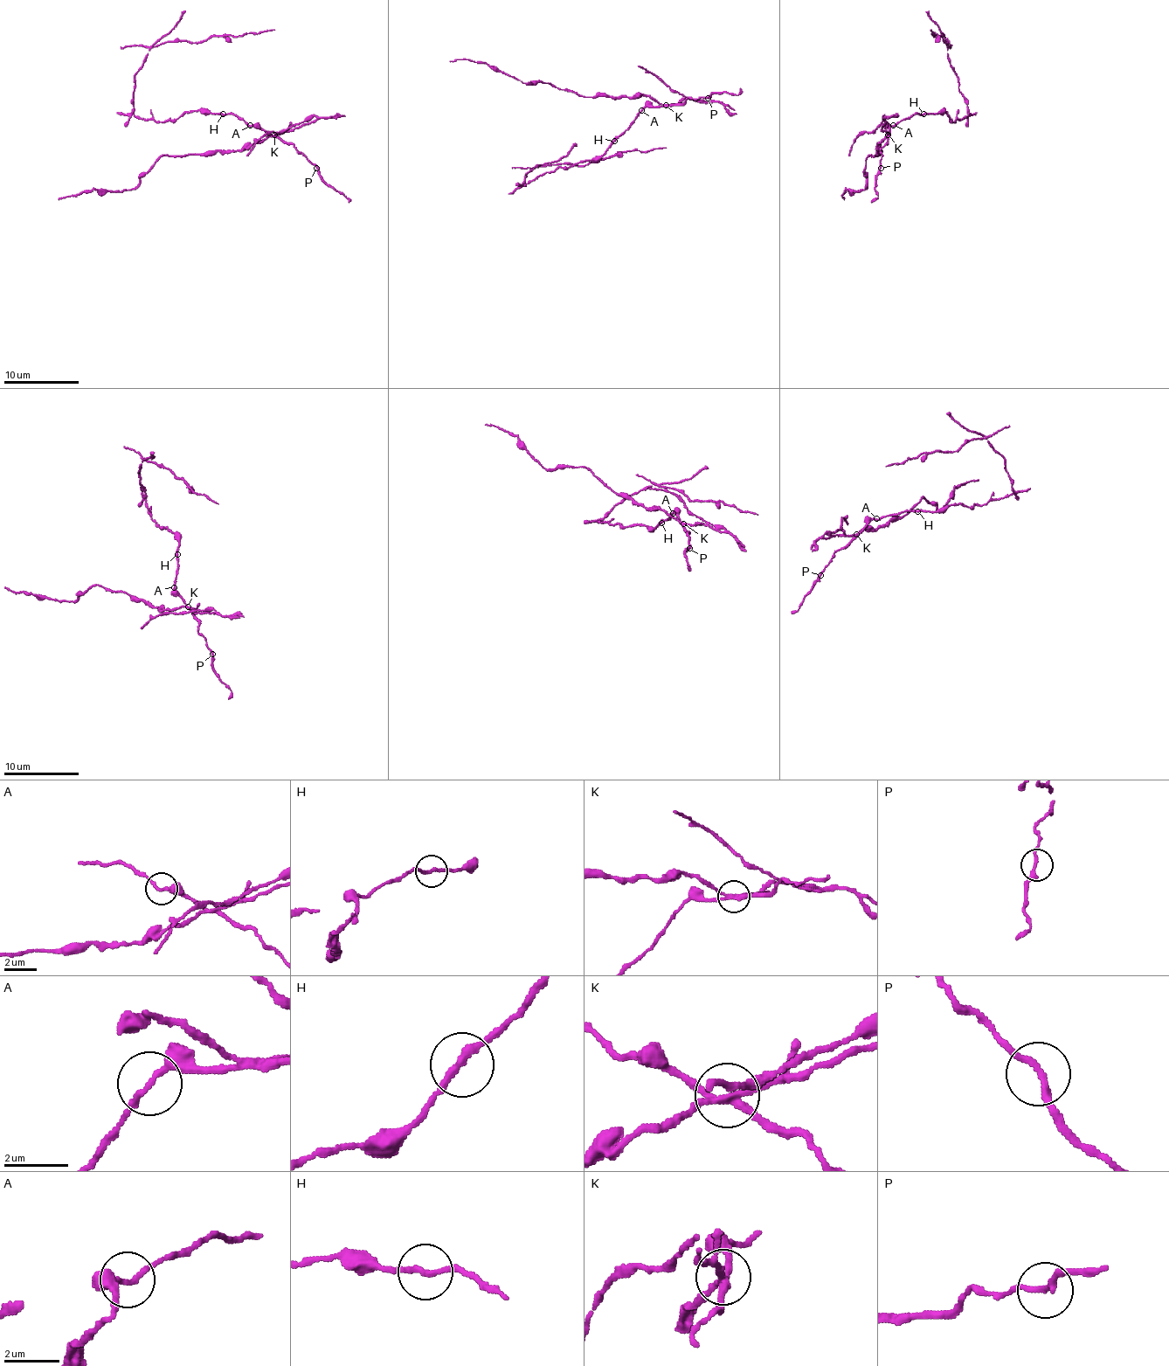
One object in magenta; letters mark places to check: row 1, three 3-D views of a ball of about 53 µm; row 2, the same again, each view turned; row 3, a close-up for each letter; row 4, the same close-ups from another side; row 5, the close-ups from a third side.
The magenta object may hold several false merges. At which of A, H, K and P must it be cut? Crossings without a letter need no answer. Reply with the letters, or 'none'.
H, K

